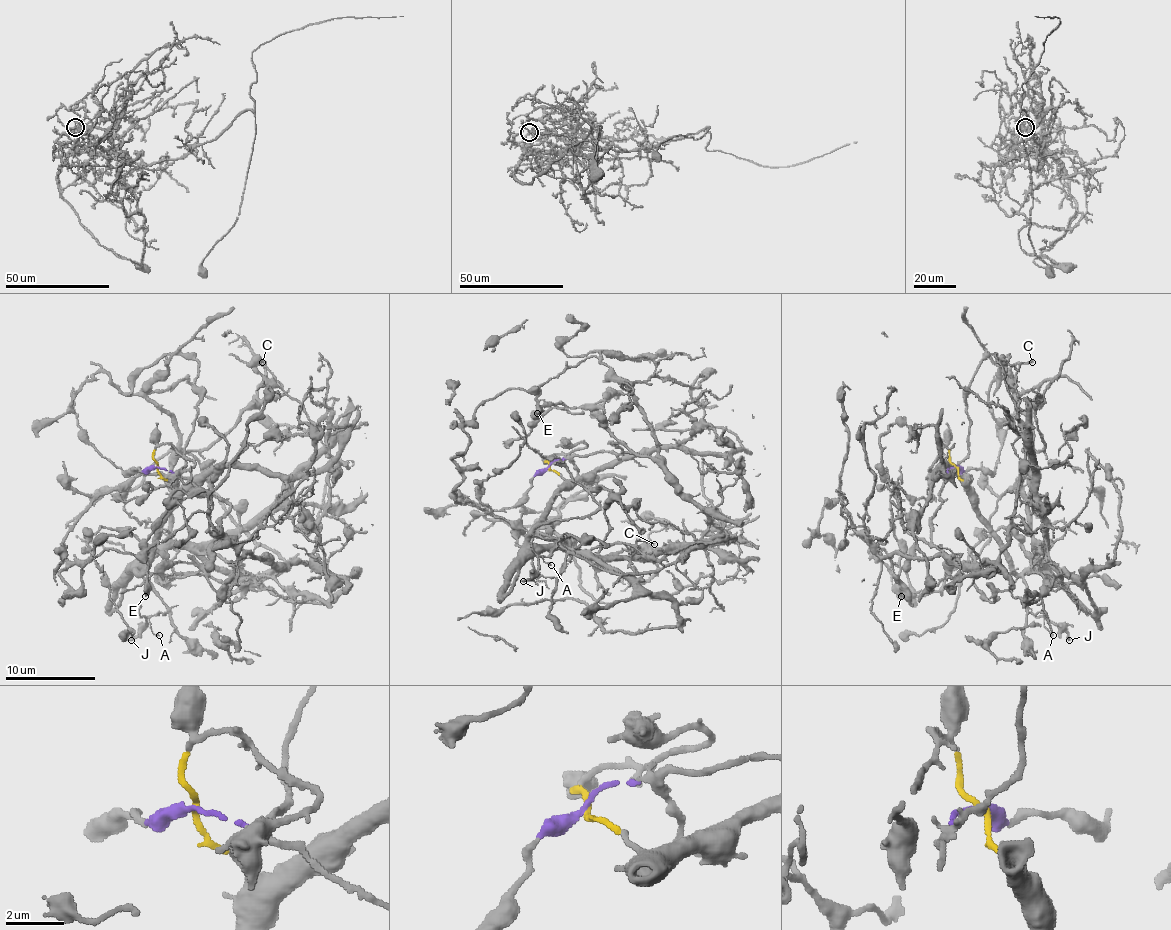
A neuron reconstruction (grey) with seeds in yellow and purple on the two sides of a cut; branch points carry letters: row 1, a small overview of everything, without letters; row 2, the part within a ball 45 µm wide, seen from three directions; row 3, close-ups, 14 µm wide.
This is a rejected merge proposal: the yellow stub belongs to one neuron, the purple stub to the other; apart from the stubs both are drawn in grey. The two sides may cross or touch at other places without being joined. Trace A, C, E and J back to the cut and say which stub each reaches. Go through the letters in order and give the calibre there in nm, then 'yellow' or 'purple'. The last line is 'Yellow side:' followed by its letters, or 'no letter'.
A: 110 nm thick; yellow
C: 140 nm thick; purple
E: 440 nm thick; purple
J: 220 nm thick; yellow
Yellow side: A, J

